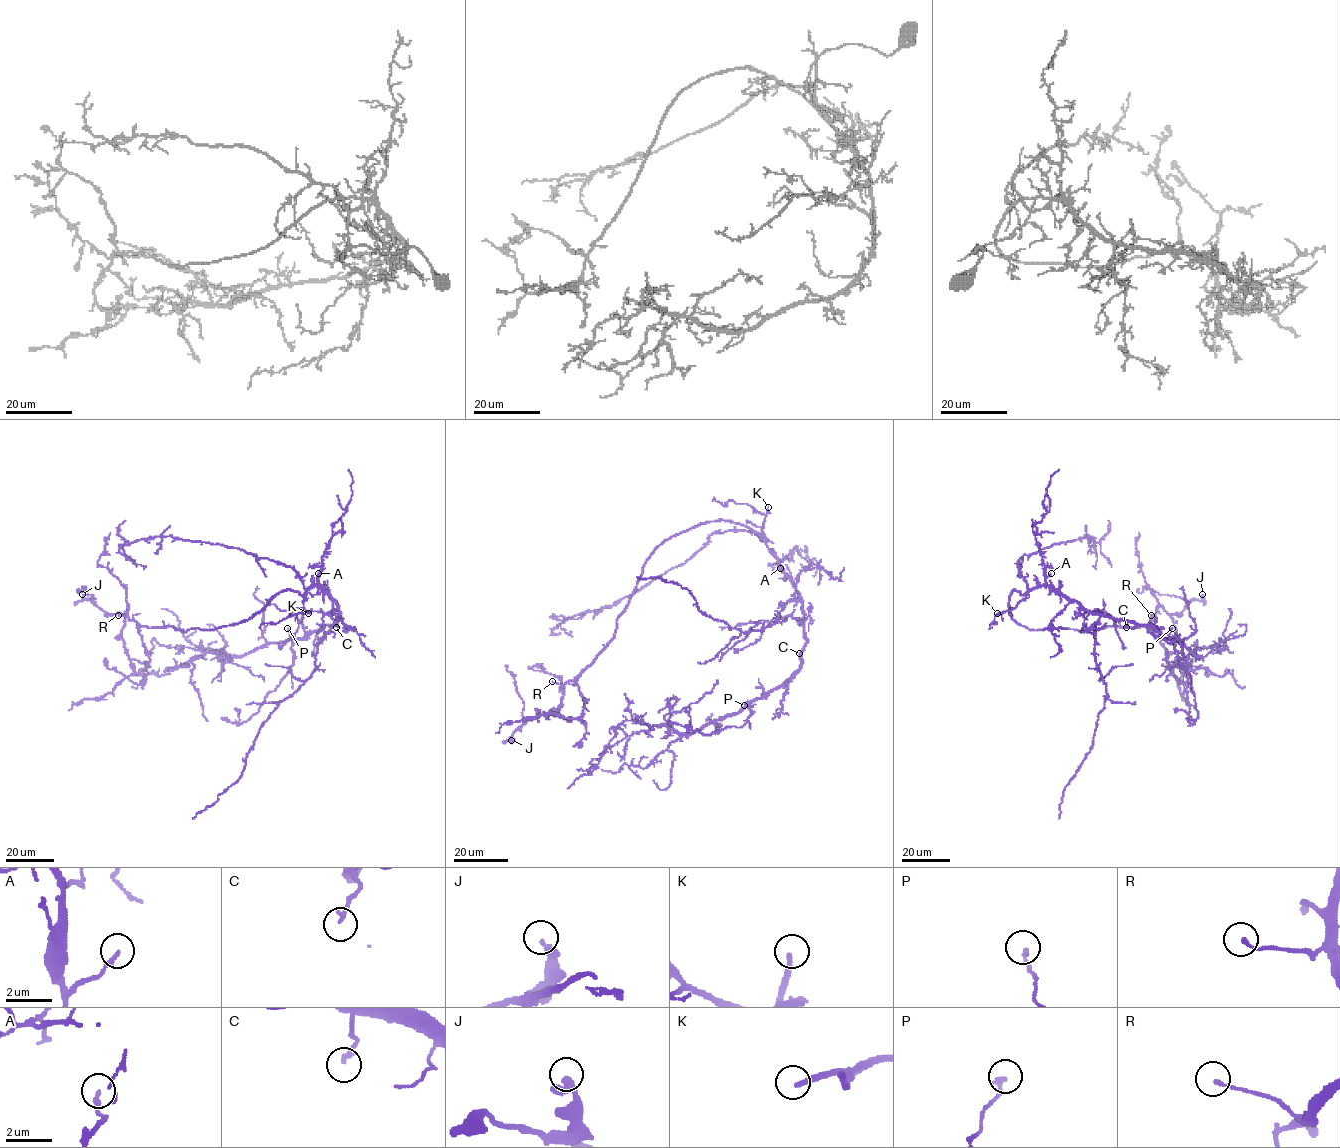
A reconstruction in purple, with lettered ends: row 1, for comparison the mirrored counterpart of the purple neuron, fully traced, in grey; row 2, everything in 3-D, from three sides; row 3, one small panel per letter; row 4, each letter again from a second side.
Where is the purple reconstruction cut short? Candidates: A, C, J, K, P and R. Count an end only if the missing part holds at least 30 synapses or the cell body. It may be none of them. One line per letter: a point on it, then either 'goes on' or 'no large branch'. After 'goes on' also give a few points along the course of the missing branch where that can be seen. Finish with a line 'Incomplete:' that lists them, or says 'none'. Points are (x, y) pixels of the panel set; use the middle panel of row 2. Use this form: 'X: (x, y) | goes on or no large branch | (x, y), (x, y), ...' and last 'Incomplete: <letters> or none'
A: (780, 568) | no large branch
C: (799, 653) | no large branch
J: (511, 740) | no large branch
K: (768, 507) | goes on | (768, 507), (769, 471), (779, 463), (792, 467), (797, 464), (797, 452), (780, 440)
P: (744, 705) | no large branch
R: (552, 681) | no large branch
Incomplete: K

